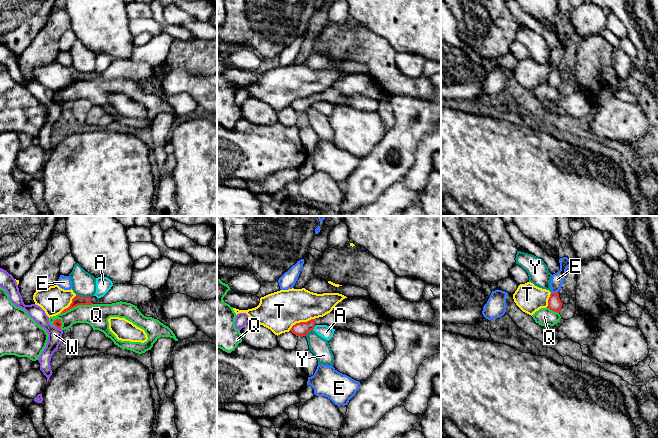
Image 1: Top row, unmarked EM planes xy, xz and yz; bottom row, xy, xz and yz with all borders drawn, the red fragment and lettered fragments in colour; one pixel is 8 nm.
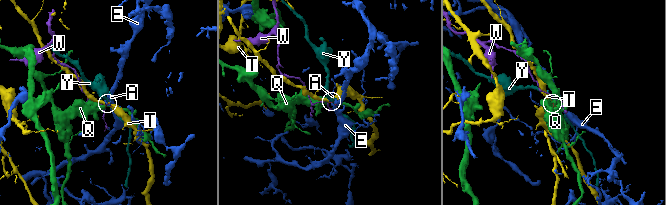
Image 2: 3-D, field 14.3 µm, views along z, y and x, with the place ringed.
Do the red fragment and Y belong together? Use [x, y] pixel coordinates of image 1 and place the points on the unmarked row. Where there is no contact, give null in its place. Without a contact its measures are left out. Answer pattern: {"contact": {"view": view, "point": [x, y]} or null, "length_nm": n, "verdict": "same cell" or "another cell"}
{"contact": {"view": "xy", "point": [83, 73]}, "length_nm": 120, "verdict": "another cell"}

